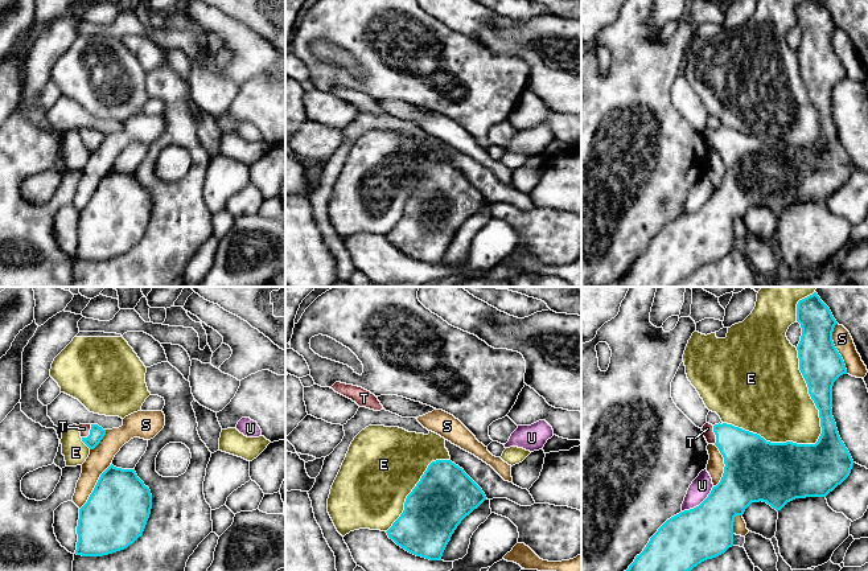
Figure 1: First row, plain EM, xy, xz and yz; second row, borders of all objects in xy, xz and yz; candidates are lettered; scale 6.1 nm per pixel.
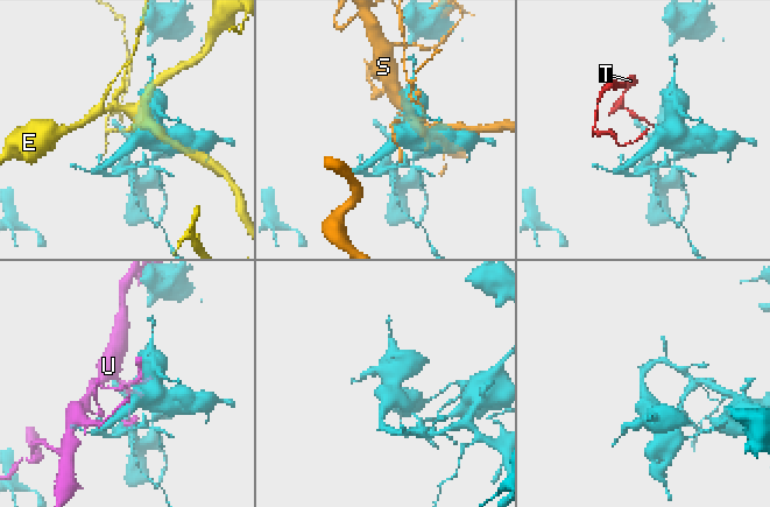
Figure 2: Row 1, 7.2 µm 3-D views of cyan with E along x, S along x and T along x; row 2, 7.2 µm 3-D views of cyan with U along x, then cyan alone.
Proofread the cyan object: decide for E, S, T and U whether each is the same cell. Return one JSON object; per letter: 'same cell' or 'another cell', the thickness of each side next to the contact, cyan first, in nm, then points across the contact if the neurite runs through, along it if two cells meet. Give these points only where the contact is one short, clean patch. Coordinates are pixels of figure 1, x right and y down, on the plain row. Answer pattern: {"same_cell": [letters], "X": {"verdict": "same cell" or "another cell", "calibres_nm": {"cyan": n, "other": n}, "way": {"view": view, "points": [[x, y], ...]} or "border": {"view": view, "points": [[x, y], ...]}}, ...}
{"same_cell": ["T"], "E": {"verdict": "another cell", "calibres_nm": {"cyan": 340, "other": 340}}, "S": {"verdict": "another cell", "calibres_nm": {"cyan": 260, "other": 120}}, "T": {"verdict": "same cell", "calibres_nm": {"cyan": 300, "other": 70}, "way": {"view": "yz", "points": [[748, 161], [729, 143], [715, 138], [707, 132]]}}, "U": {"verdict": "another cell", "calibres_nm": {"cyan": 320, "other": 120}}}

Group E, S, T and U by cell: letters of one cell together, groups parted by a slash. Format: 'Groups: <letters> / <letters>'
Groups: E / S / T / U

